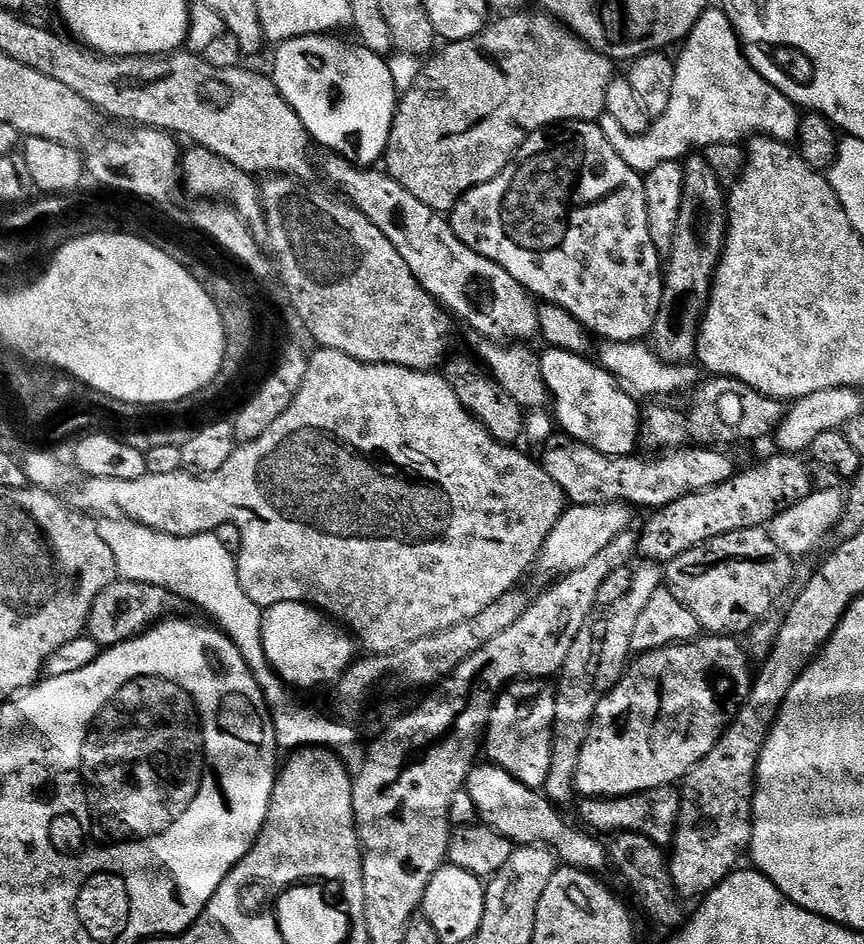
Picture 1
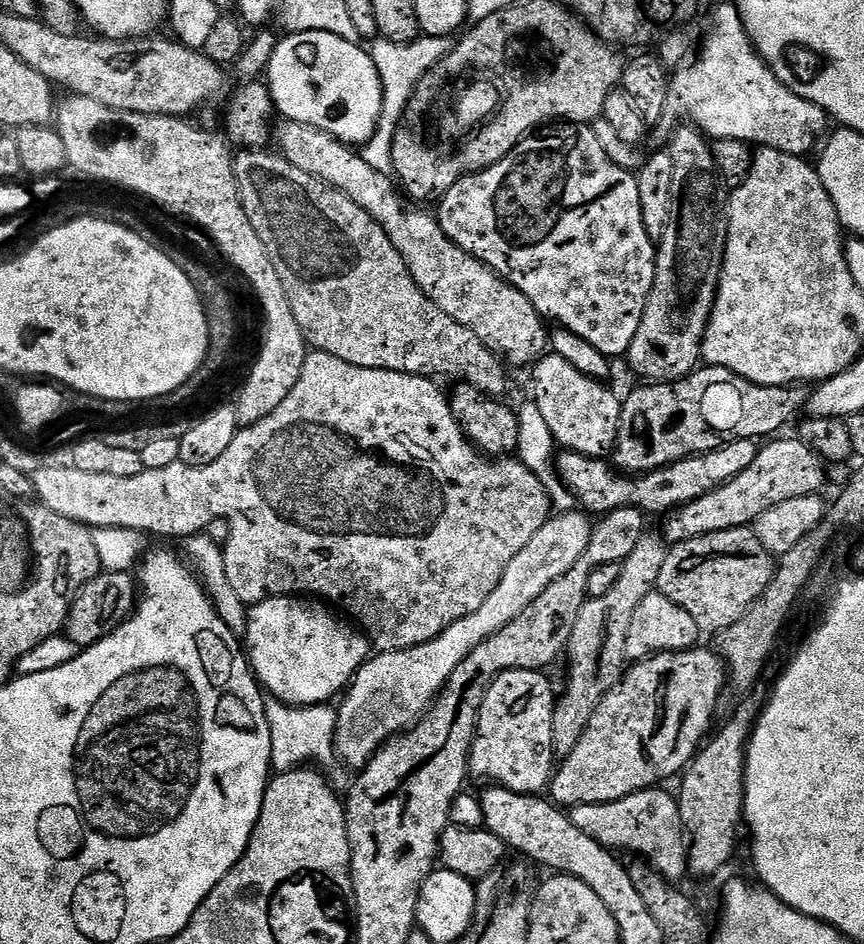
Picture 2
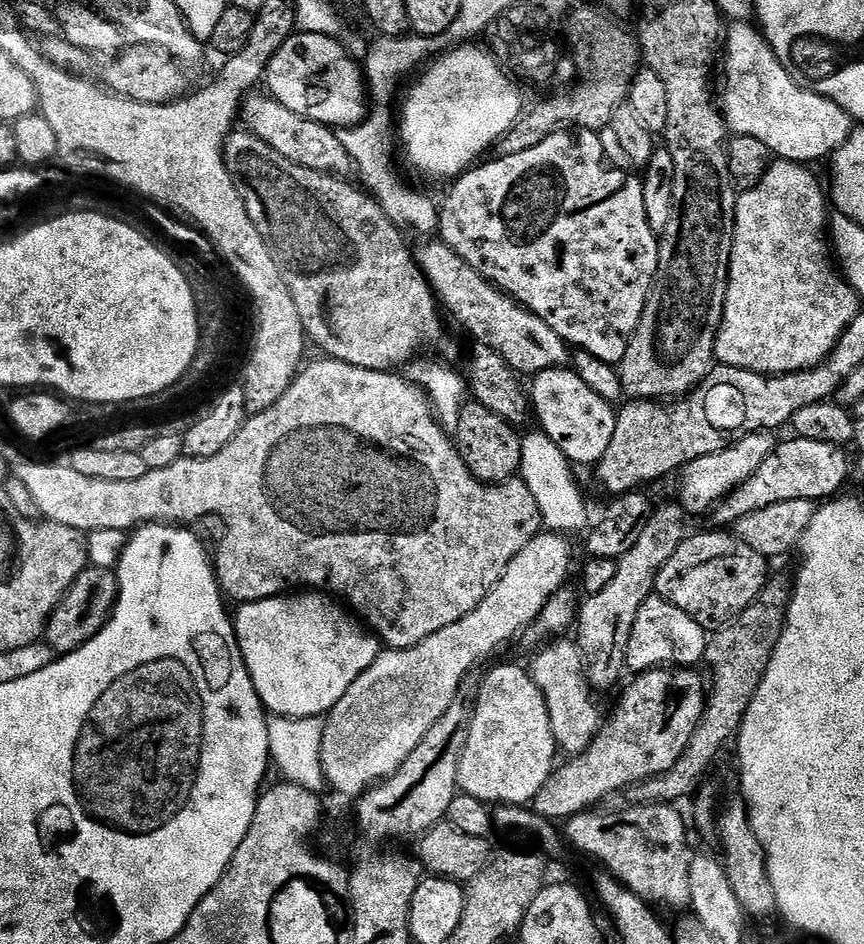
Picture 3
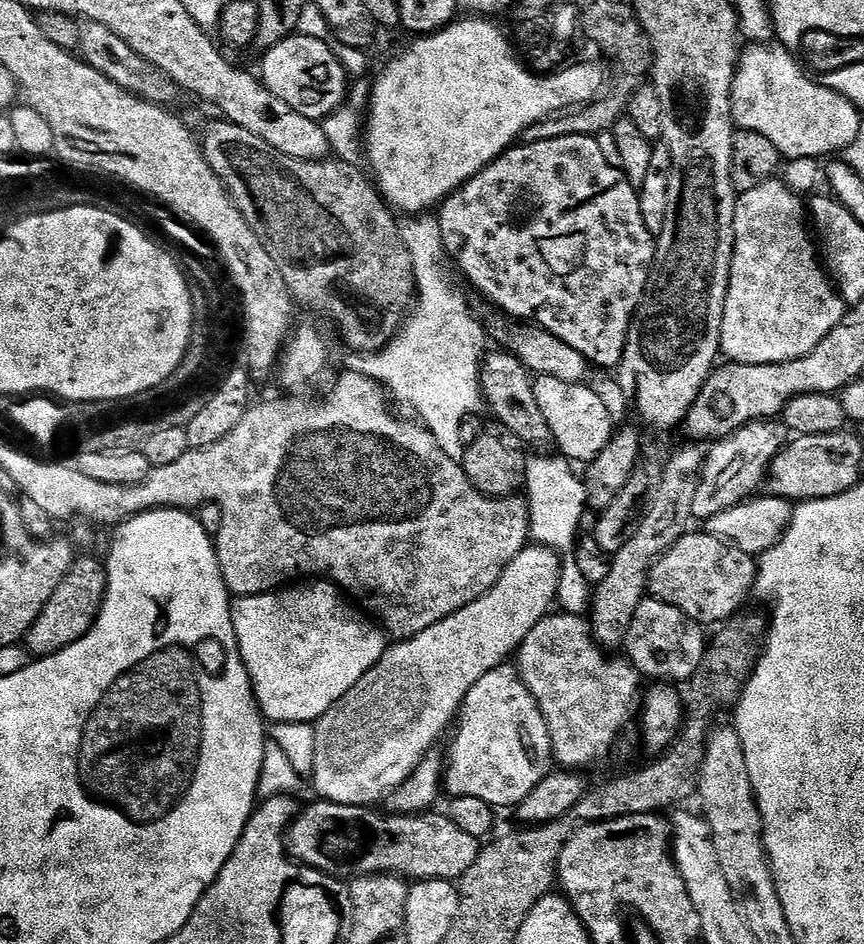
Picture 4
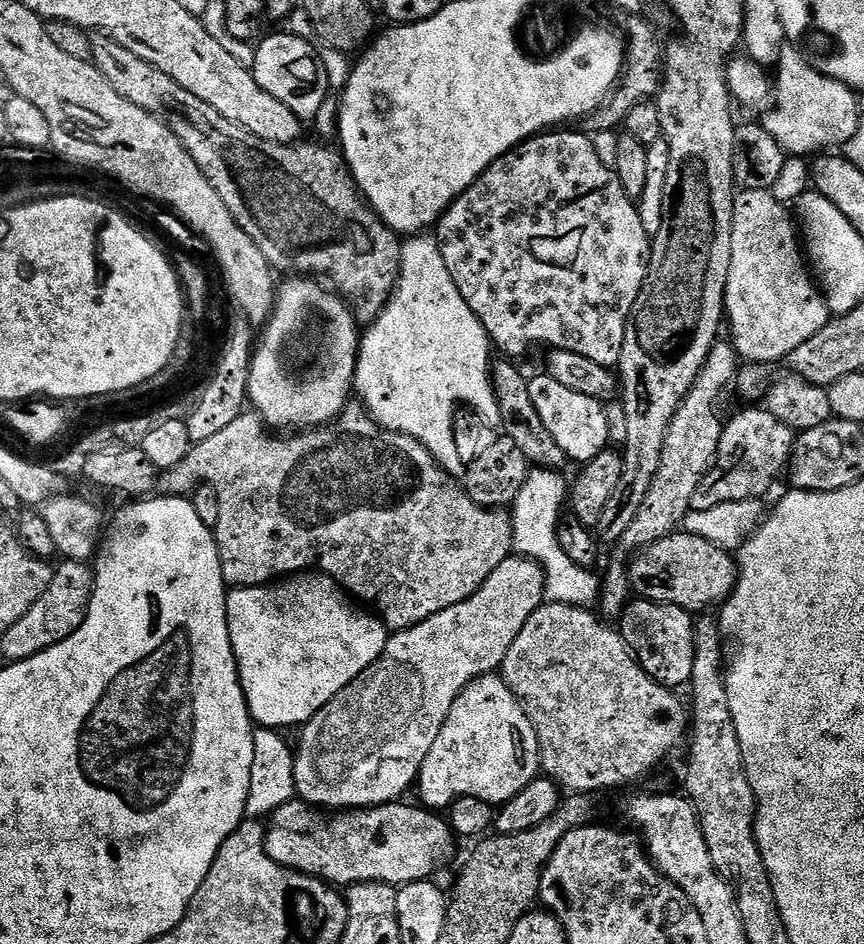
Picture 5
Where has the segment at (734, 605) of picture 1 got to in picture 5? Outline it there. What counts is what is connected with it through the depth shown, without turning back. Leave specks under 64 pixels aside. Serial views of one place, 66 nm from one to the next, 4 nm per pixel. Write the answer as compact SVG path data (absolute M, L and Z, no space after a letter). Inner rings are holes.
M683 530L654 542L633 560L636 561L627 565L628 581L639 599L678 606L693 614L704 614L723 605L736 588L737 557Z

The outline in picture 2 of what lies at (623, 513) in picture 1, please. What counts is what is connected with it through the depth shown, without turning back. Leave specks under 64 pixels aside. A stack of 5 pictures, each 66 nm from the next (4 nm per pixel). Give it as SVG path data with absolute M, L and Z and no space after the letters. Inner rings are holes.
M580 510L553 515L509 562L496 589L482 606L478 606L478 610L474 610L474 614L454 622L430 642L408 648L405 652L381 652L365 660L343 693L341 704L338 704L337 757L343 763L345 760L353 770L359 770L389 740L411 728L432 707L450 674L454 674L456 667L487 636L493 636L514 622L514 618L518 618L518 614L522 614L522 610L526 610L526 606L530 606L530 602L534 602L550 582L562 578L562 574L582 558L586 546L590 546L594 527L593 521L587 519L591 520Z

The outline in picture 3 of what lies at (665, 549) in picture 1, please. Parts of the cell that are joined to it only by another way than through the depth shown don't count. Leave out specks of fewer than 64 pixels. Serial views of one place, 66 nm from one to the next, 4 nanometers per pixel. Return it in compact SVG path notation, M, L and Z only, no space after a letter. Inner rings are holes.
M796 436L792 440L784 440L775 445L769 455L760 466L750 474L748 480L743 480L738 487L728 493L715 505L717 525L730 526L737 520L741 520L746 514L752 514L754 510L762 510L774 502L790 502L791 500L810 500L813 502L824 502L835 497L841 491L840 487L848 480L848 456L843 447L830 442L814 442L810 438Z

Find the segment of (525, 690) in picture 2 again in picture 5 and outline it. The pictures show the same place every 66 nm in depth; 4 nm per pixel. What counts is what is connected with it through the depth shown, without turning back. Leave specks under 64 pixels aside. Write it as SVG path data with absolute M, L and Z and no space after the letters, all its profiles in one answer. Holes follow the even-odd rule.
M503 675L479 676L468 684L466 690L462 690L462 694L458 694L454 706L450 706L450 714L438 738L434 738L434 746L430 746L426 762L422 762L418 777L419 803L429 810L446 810L458 798L482 798L482 802L499 806L526 790L526 786L530 786L530 782L537 779L541 772L540 743L528 711L514 690L510 690Z

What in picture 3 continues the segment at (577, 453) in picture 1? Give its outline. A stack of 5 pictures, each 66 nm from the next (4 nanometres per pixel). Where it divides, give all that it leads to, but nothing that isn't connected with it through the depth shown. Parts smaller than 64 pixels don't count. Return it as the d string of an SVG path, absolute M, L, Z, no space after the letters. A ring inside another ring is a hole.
M765 430L763 432L750 432L741 435L733 448L724 448L721 452L705 451L704 455L696 460L691 460L684 465L680 476L680 497L679 503L689 513L704 512L713 507L724 496L732 492L743 480L748 480L750 474L761 465L763 460L772 452L774 447L773 433Z

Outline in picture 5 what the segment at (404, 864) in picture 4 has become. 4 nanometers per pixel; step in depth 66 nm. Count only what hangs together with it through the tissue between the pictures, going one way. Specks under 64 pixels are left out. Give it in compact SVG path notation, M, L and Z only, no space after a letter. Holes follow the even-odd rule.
M297 798L267 817L264 852L283 868L319 876L344 890L353 884L399 886L429 879L431 872L438 871L440 864L447 862L454 833L443 815L415 803L404 803L340 810L324 820L321 809Z

